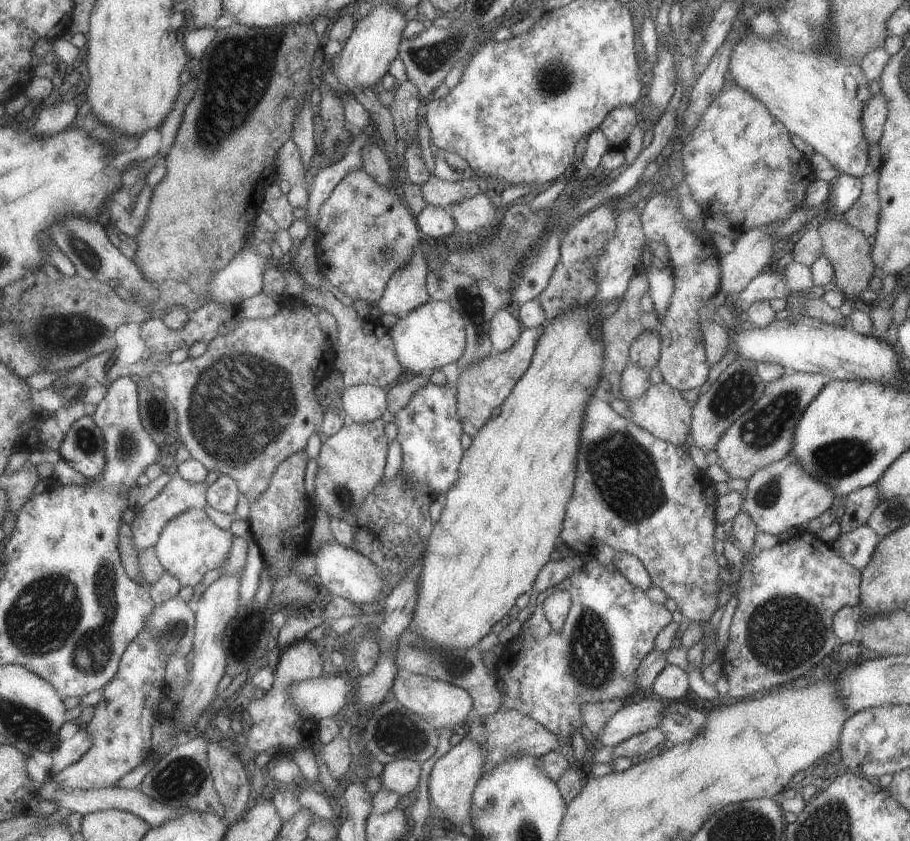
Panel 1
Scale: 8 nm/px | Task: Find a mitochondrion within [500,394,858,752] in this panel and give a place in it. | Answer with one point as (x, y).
(624, 473)

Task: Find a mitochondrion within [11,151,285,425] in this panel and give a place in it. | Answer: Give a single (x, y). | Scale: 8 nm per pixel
(72, 336)

